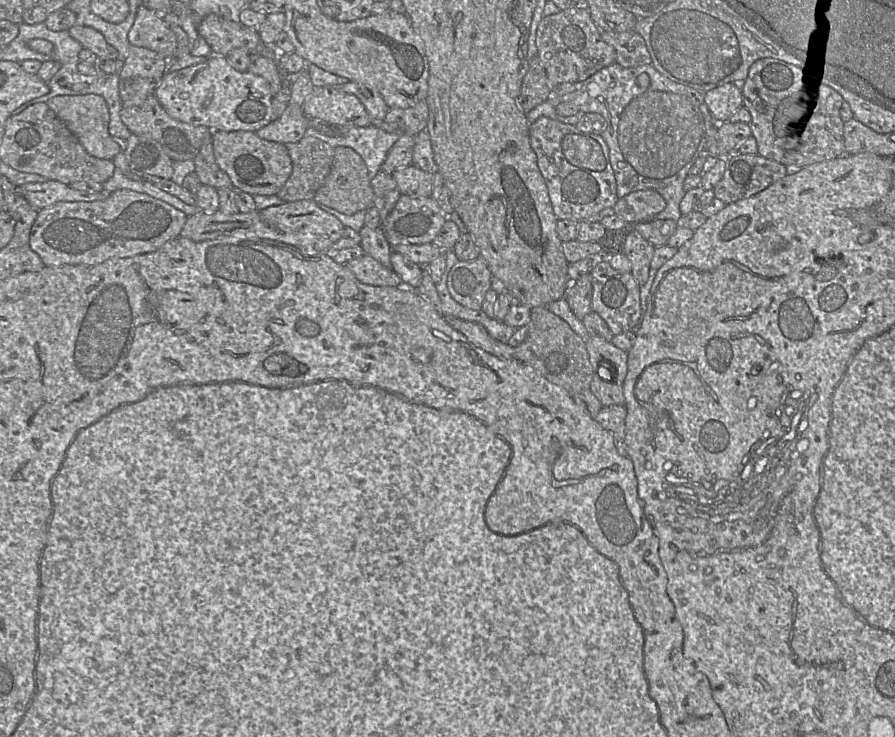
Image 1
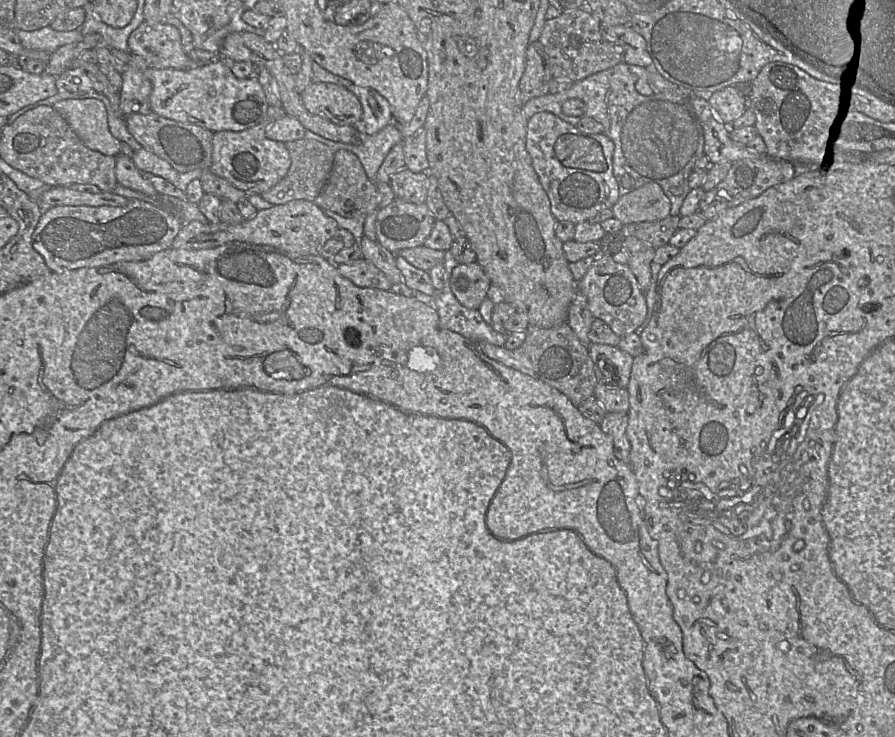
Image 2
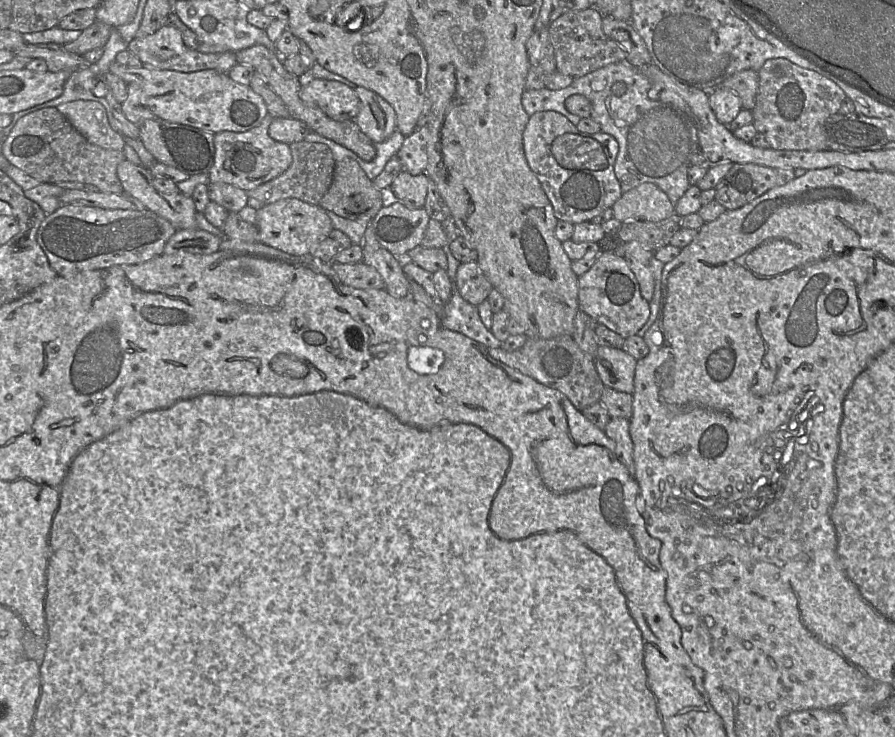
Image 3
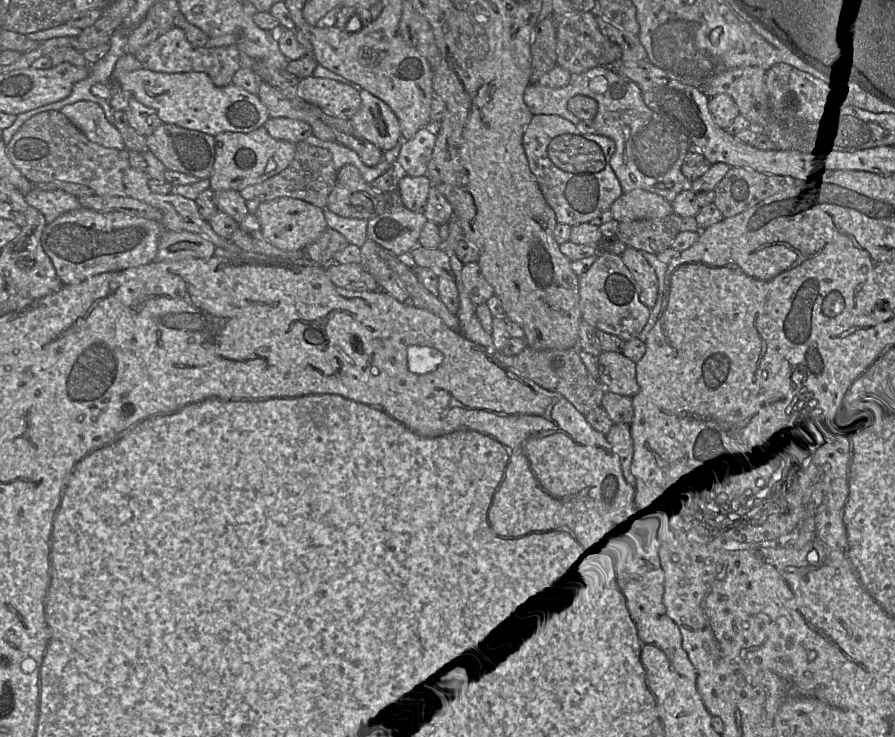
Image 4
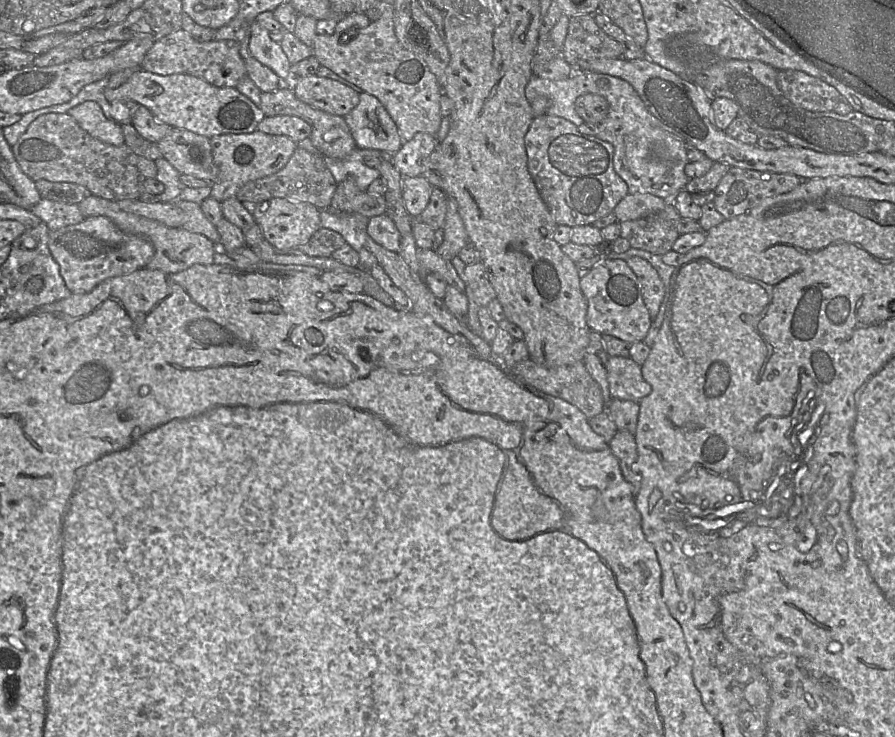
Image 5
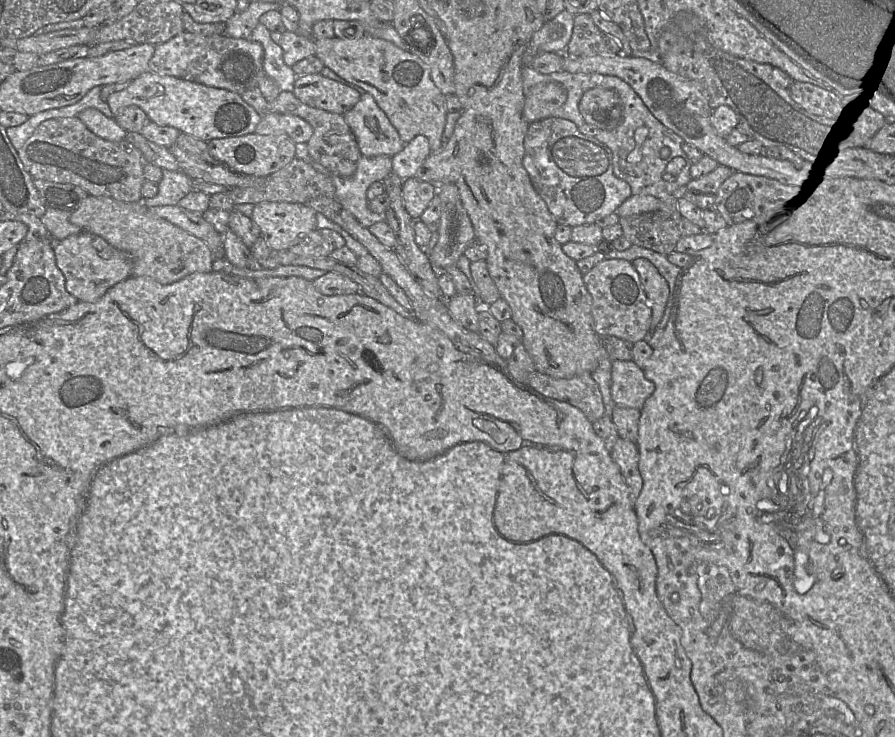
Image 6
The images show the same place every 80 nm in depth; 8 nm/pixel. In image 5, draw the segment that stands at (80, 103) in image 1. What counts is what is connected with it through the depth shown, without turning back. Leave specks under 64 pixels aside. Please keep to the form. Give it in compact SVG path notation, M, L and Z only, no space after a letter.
M85 101L71 108L68 114L92 137L114 146L124 144L121 124L106 118L97 102Z

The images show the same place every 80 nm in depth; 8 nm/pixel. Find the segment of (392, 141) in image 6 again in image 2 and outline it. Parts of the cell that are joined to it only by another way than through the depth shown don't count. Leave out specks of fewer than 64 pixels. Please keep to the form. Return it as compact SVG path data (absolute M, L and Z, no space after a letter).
M355 84L346 88L359 99L362 105L362 118L356 126L358 132L375 134L393 122L389 102L376 90Z

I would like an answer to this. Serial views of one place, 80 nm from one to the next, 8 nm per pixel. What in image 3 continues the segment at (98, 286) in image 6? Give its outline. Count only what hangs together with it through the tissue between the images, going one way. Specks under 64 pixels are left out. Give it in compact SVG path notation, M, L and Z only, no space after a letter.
M62 205L46 215L38 232L37 242L59 276L104 269L117 265L140 264L164 253L167 241L177 229L165 218L144 210L103 209Z

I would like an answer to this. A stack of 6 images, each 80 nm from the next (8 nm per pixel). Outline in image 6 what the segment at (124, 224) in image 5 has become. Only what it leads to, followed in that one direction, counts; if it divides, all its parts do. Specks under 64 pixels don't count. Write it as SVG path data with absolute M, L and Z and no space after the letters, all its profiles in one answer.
M88 196L69 216L72 224L82 231L97 235L110 245L124 253L132 262L131 276L147 276L161 284L171 284L184 277L196 273L213 271L213 258L208 245L200 238L184 229L157 217L151 213L149 207L141 202L122 202L109 197Z

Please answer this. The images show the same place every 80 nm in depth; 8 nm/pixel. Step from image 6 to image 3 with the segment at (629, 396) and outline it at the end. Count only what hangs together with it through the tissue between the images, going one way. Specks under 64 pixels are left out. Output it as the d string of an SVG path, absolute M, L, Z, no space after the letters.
M599 346L594 357L595 362L599 361L601 367L604 365L609 365L611 368L611 373L613 375L612 379L609 378L609 386L604 384L604 387L609 387L620 392L630 393L632 395L634 391L634 376L637 360L623 351L622 349L612 348L608 346Z

